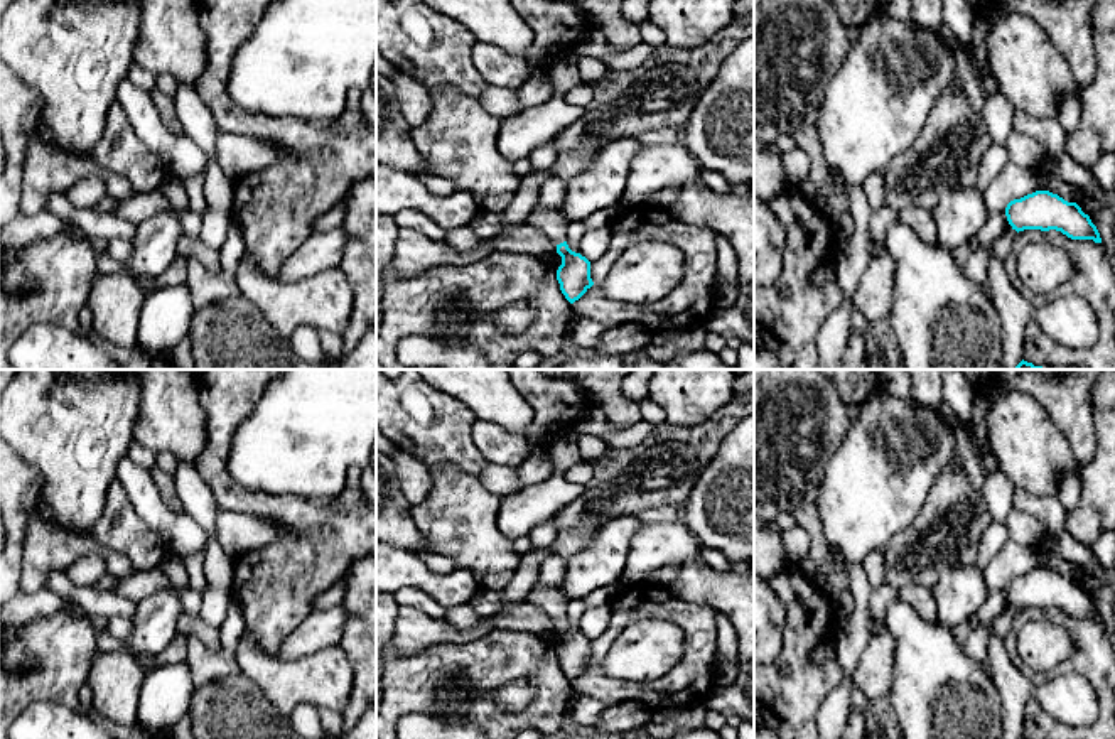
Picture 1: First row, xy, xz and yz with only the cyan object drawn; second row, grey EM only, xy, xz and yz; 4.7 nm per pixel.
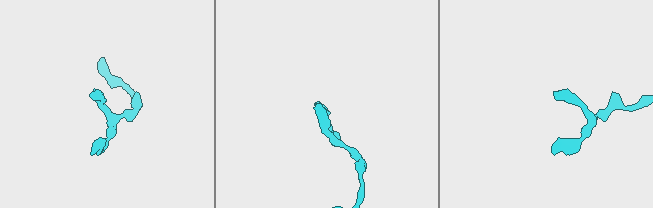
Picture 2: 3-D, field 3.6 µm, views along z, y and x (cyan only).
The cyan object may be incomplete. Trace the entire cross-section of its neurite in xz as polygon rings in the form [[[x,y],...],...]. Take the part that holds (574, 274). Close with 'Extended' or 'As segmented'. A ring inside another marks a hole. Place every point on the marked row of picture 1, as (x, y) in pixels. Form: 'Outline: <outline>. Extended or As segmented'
Outline: [[[535,208],[526,223],[557,245],[557,253],[562,256],[557,280],[565,299],[574,304],[594,282],[590,278],[590,262],[580,253],[572,251],[565,241],[568,223],[557,209],[541,208]]]. Extended

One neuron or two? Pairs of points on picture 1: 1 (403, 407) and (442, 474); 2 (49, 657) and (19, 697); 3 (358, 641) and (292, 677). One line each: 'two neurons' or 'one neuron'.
1: two neurons
2: one neuron
3: two neurons

